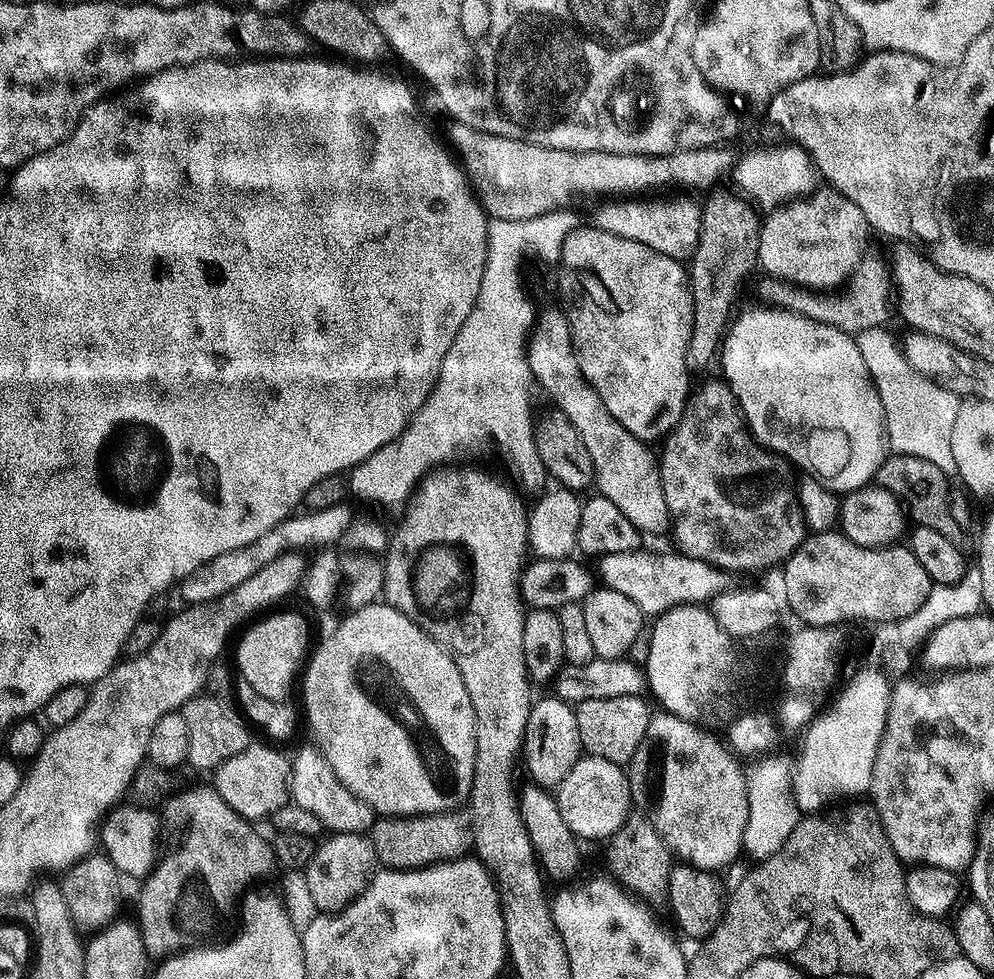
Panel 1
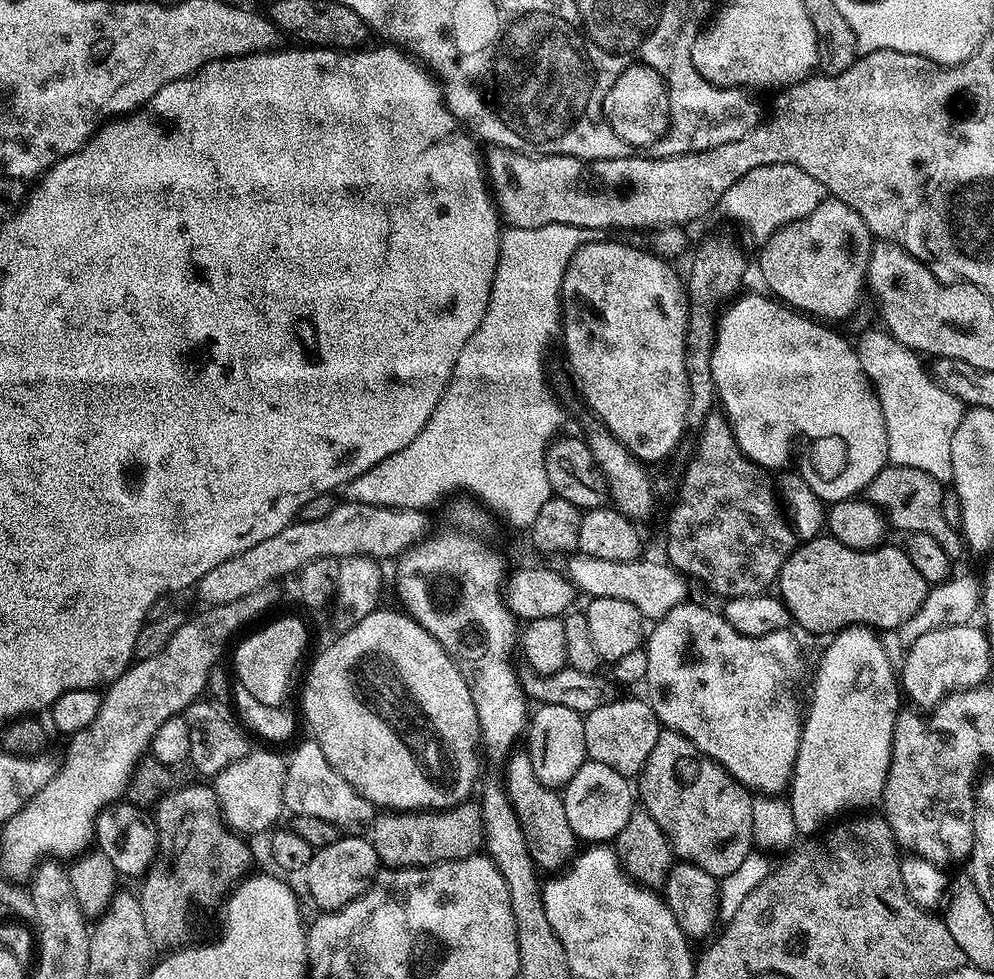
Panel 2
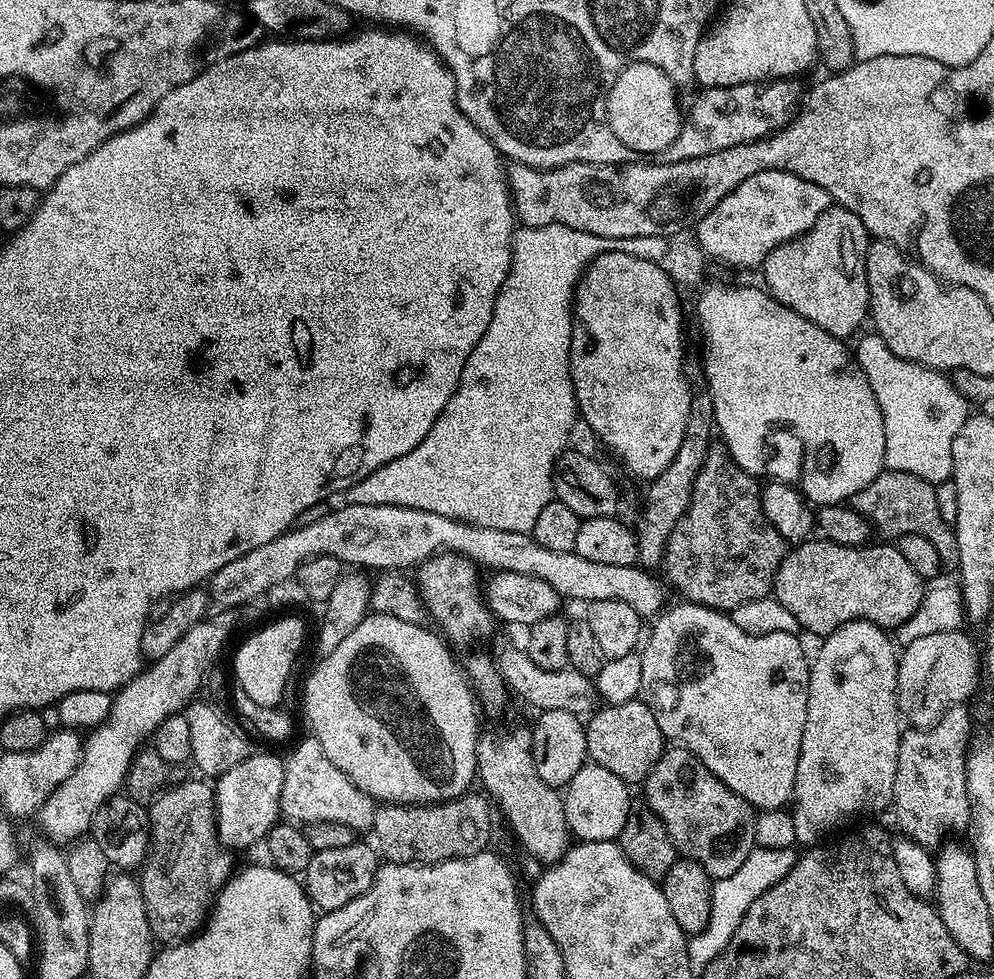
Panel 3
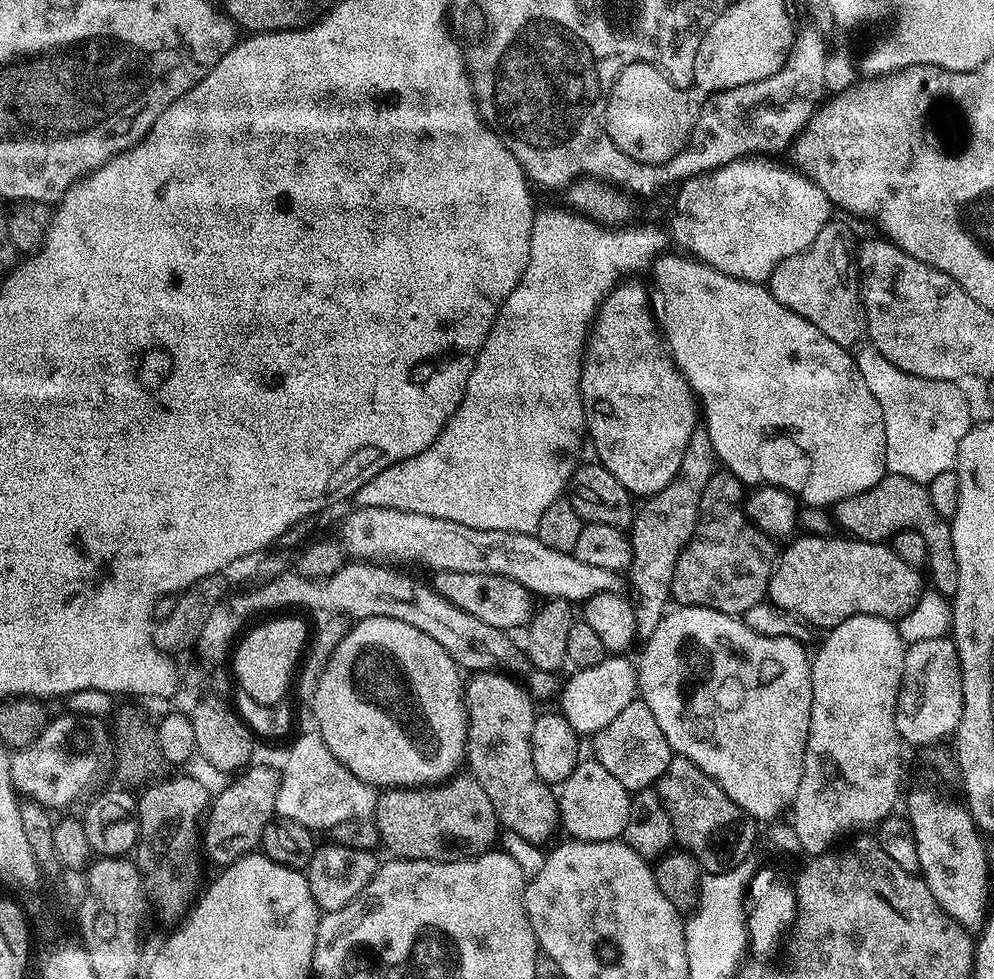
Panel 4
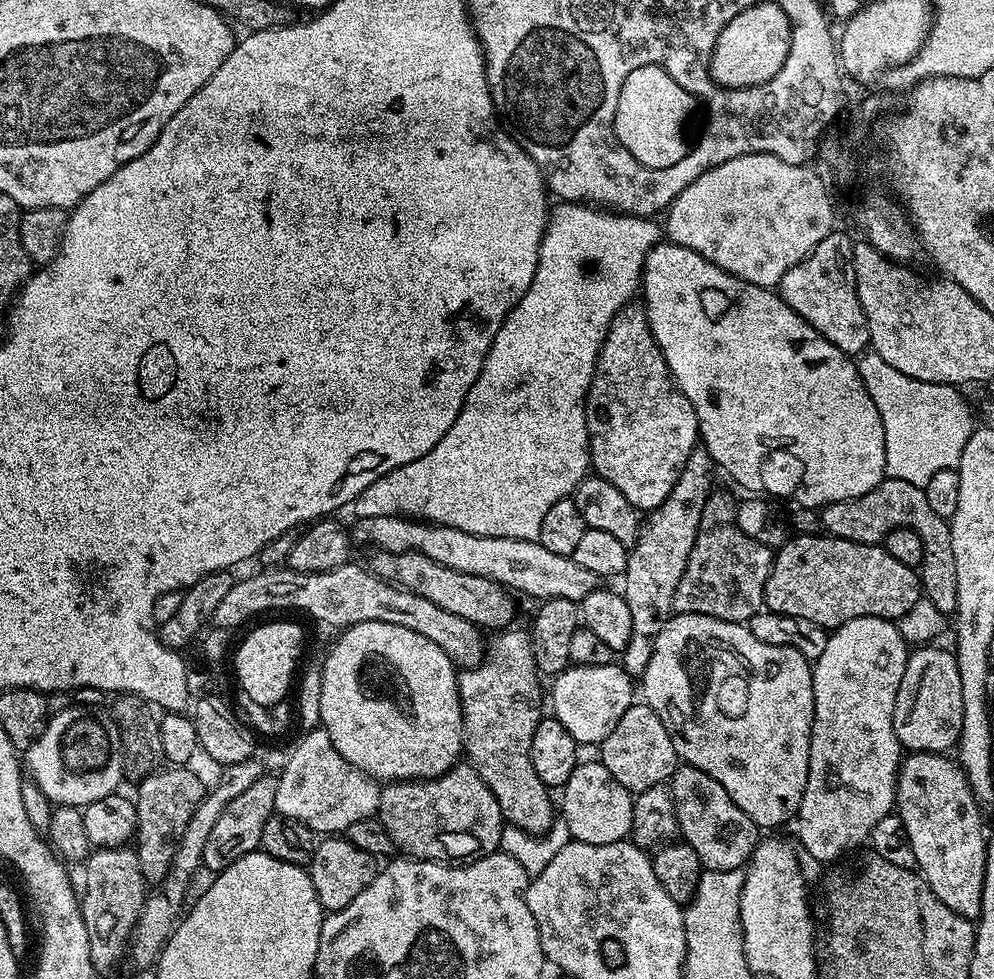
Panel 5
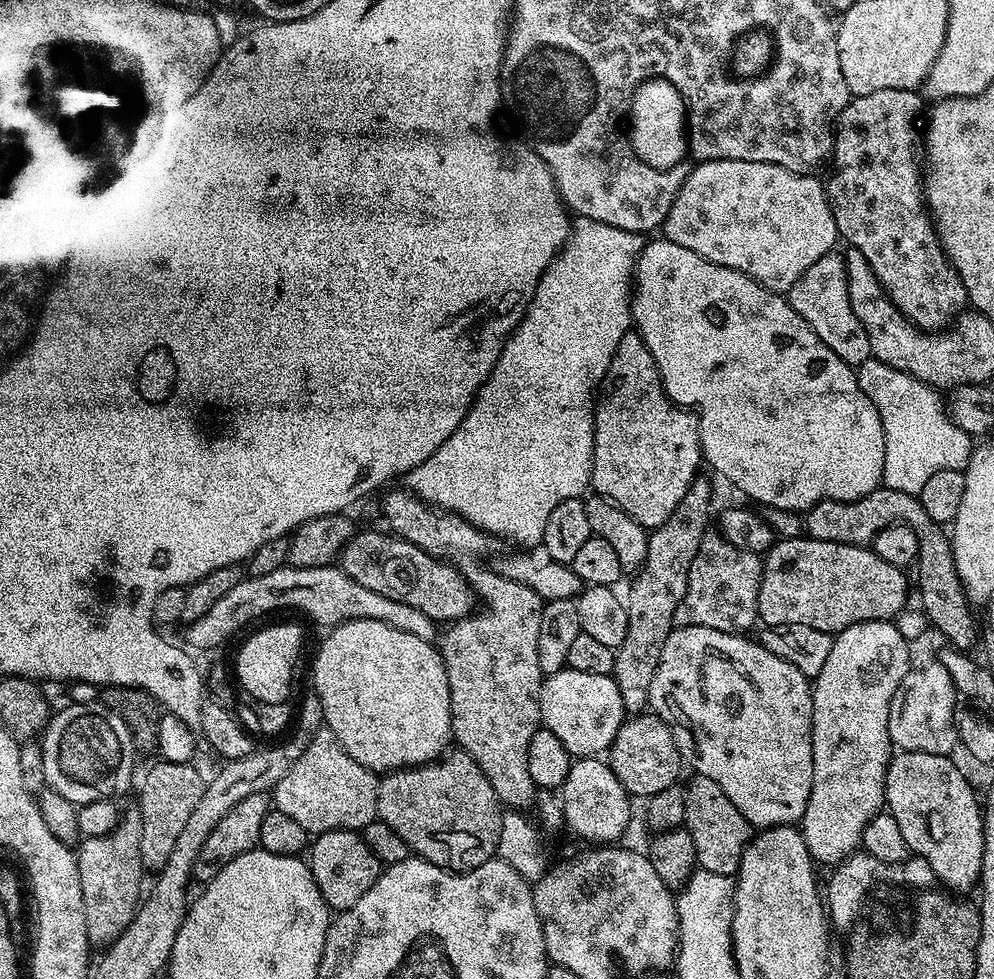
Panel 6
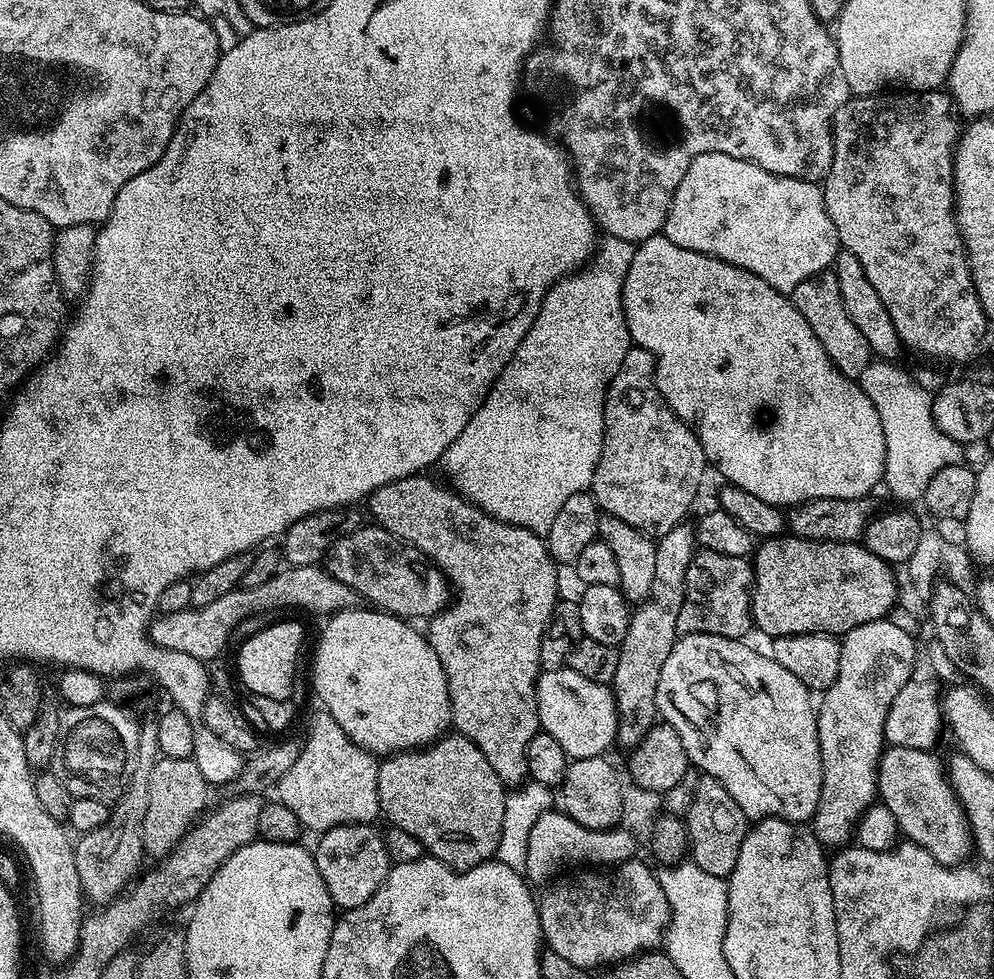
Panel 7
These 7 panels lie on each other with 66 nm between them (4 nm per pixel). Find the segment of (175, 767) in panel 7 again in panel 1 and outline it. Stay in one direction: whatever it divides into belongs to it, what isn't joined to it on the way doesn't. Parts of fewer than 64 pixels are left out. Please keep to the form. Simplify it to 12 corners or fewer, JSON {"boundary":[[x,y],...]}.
{"boundary":[[216,793],[168,797],[140,888],[144,951],[199,948],[274,869]]}

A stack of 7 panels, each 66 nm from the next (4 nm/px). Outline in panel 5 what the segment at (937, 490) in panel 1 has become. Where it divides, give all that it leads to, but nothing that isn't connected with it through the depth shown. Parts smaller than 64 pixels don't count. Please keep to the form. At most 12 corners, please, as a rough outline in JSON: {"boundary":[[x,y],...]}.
{"boundary":[[886,478],[824,505],[827,535],[880,544],[914,530],[923,595],[955,613],[952,525],[921,485]]}

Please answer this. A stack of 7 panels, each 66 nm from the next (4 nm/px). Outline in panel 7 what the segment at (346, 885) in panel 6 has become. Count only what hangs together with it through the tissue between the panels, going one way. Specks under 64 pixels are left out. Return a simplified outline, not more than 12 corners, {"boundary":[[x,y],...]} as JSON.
{"boundary":[[372,824],[319,833],[318,874],[337,909],[366,903],[388,878]]}

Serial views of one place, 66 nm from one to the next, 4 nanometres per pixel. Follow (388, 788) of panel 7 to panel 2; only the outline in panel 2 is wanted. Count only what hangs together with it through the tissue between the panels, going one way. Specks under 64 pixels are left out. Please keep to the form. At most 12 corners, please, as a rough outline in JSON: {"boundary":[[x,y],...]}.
{"boundary":[[476,802],[384,810],[366,838],[385,869],[477,855]]}

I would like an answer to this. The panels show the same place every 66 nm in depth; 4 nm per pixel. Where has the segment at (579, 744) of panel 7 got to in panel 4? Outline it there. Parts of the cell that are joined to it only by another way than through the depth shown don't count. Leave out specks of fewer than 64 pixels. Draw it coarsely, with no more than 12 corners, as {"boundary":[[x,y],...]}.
{"boundary":[[622,654],[575,671],[560,710],[579,735],[604,729],[638,698]]}

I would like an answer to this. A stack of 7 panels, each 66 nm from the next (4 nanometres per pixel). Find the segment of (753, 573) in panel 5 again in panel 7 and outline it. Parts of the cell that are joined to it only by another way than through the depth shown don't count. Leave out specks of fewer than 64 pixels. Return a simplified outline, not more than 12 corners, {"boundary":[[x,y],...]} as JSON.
{"boundary":[[697,551],[677,633],[740,640],[753,628],[752,564]]}

